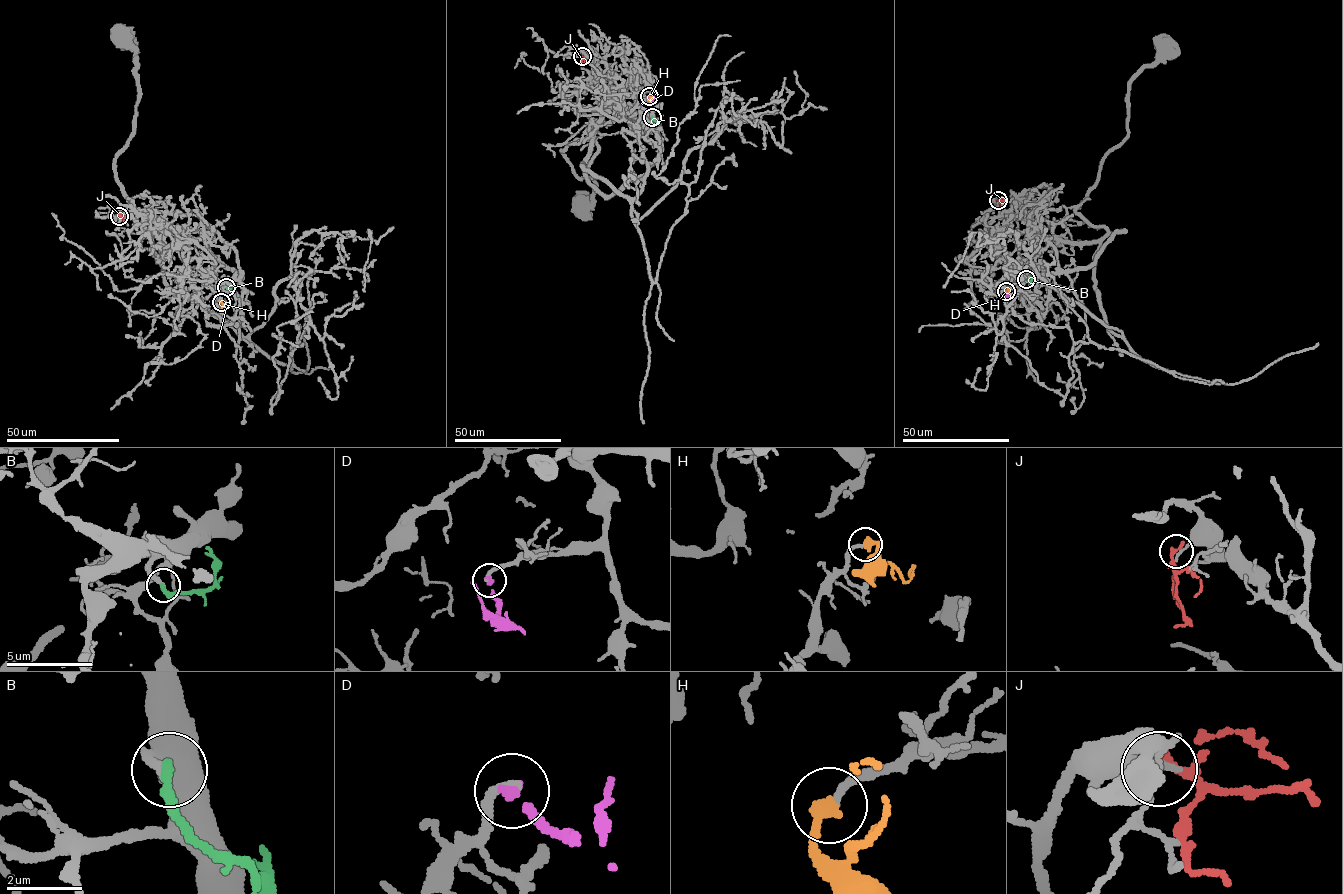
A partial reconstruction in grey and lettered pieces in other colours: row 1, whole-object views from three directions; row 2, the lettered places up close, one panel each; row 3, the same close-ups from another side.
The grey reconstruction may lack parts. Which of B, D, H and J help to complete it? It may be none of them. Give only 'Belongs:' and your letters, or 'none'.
Belongs: H

